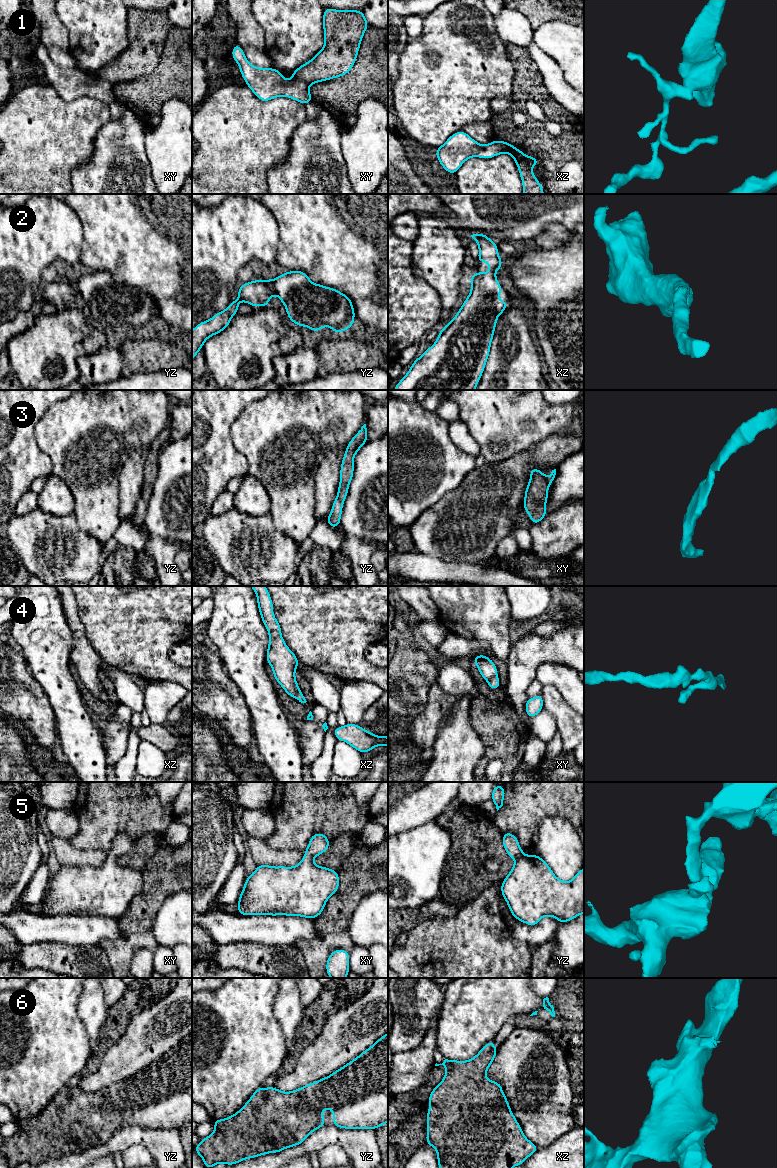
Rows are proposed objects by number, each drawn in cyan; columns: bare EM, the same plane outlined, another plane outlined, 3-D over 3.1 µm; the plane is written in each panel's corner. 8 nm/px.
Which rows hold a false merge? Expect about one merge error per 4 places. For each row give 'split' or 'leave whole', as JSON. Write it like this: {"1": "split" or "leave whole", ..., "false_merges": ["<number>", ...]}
{"1": "split", "2": "leave whole", "3": "leave whole", "4": "split", "5": "leave whole", "6": "leave whole", "false_merges": ["1", "4"]}

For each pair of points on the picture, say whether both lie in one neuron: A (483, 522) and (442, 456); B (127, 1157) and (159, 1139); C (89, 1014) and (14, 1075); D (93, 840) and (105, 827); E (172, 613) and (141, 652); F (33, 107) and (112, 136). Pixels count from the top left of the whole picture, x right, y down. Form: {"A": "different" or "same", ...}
{"A": "different", "B": "different", "C": "different", "D": "same", "E": "same", "F": "different"}

